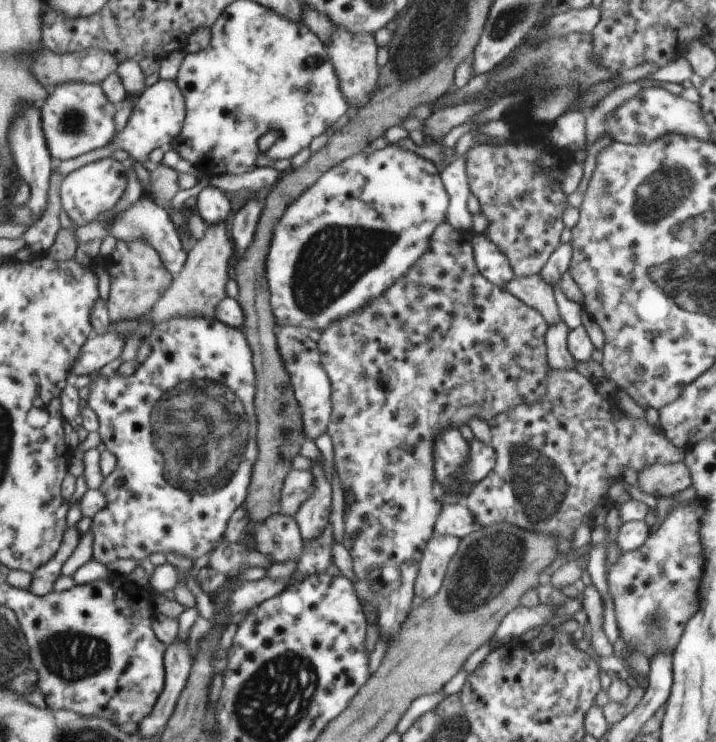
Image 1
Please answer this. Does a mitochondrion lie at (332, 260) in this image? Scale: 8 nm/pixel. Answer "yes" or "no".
yes

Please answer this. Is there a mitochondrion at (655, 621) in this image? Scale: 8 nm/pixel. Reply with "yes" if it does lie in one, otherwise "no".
yes

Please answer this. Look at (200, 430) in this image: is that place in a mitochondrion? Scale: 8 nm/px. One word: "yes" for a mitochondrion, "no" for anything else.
yes

